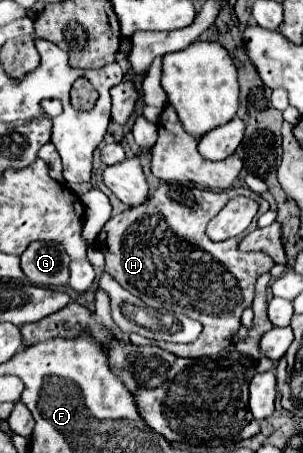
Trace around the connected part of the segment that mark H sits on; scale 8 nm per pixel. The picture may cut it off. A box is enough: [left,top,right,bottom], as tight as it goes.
[95,183,273,357]

